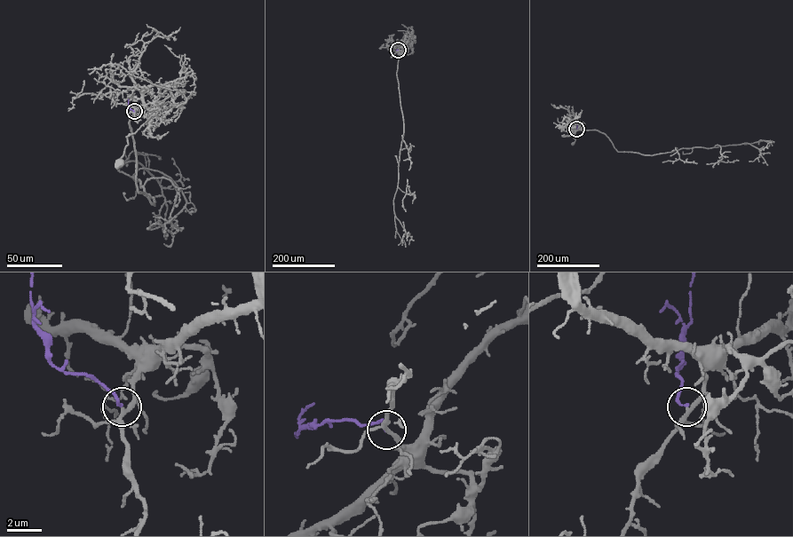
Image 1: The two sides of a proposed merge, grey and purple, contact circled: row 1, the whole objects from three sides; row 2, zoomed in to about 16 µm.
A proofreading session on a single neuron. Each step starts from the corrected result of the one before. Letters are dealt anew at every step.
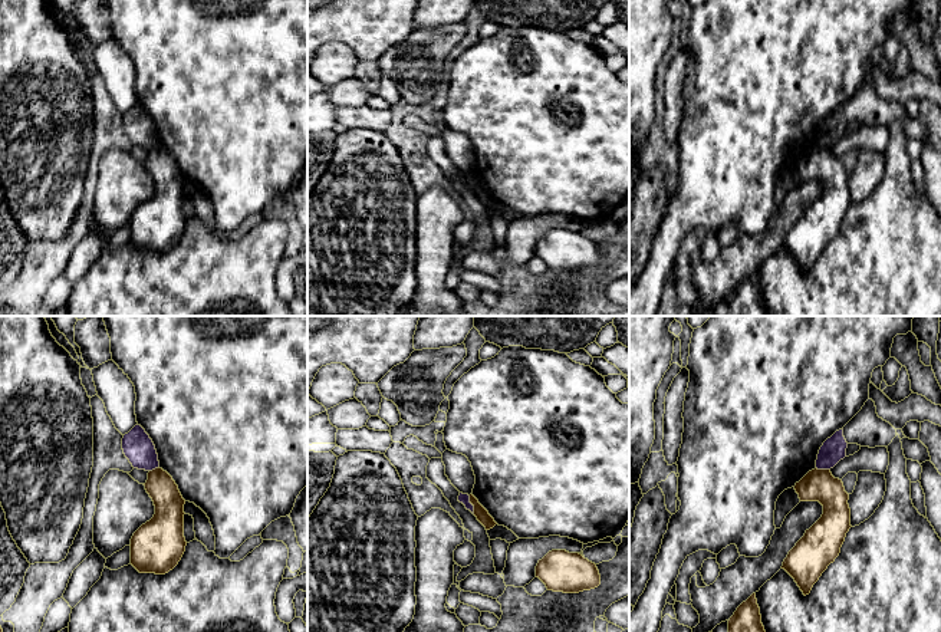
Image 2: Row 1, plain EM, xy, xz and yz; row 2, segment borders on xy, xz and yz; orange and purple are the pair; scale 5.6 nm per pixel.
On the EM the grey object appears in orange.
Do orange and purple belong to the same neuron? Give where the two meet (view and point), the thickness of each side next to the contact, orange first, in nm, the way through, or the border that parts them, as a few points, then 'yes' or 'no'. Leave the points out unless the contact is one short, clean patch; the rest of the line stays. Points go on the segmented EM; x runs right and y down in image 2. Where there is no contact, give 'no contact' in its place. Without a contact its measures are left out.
meets orange in xz at (473, 504); 70 nm thick on the orange side, 60 nm on the other; border along xz (469, 496), (474, 513); no

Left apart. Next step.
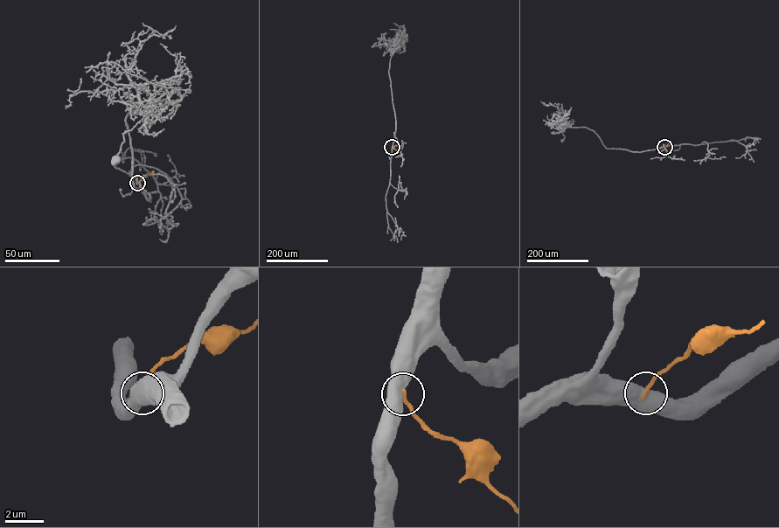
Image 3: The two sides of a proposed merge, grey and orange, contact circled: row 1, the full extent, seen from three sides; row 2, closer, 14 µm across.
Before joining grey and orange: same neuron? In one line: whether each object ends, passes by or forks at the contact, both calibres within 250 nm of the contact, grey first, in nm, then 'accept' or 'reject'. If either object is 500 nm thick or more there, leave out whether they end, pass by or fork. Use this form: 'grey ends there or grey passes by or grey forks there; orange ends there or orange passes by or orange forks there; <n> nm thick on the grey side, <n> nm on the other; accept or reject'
600 nm thick on the grey side, 200 nm on the other; reject

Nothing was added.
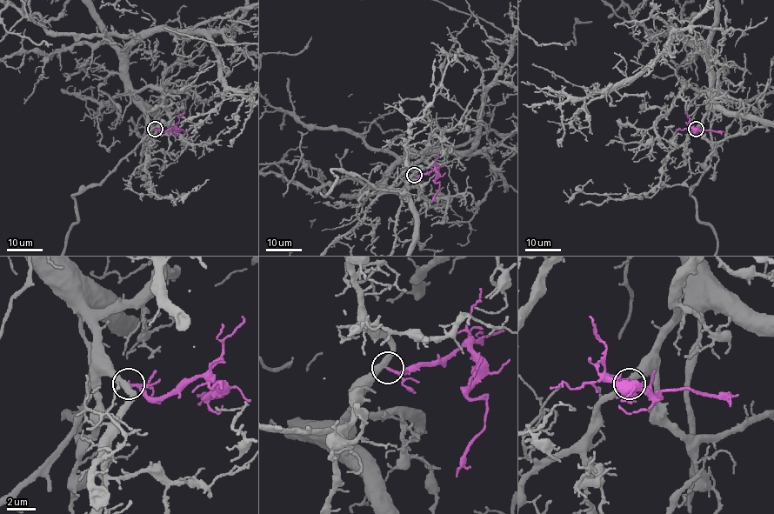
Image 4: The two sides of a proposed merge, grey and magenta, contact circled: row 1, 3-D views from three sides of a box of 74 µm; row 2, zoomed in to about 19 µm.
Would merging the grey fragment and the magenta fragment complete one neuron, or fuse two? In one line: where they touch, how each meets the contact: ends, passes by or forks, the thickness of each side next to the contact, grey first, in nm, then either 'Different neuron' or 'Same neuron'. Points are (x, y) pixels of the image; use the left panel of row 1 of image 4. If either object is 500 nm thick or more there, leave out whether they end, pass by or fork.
Place: (155, 129). At the ring grey passes by. At the ring magenta ends. Thickness 440 nm (grey) against 240 nm. Same neuron

